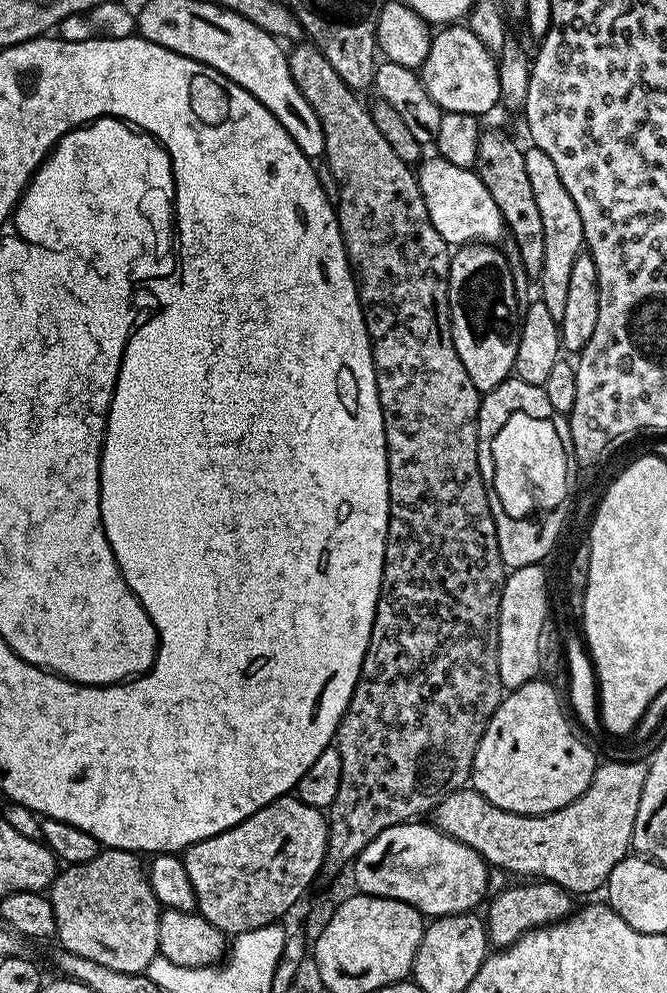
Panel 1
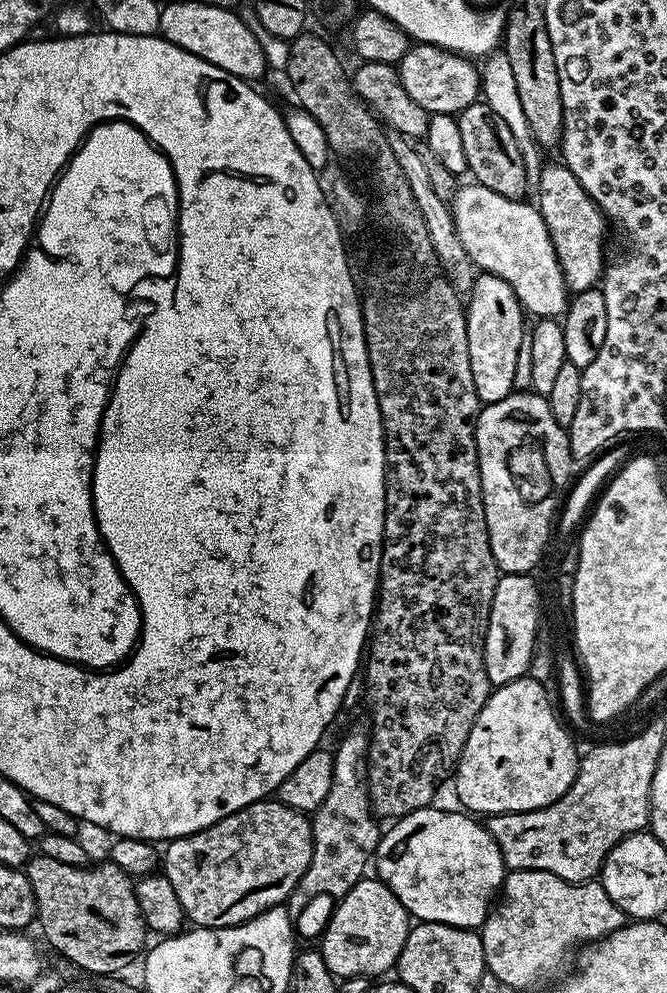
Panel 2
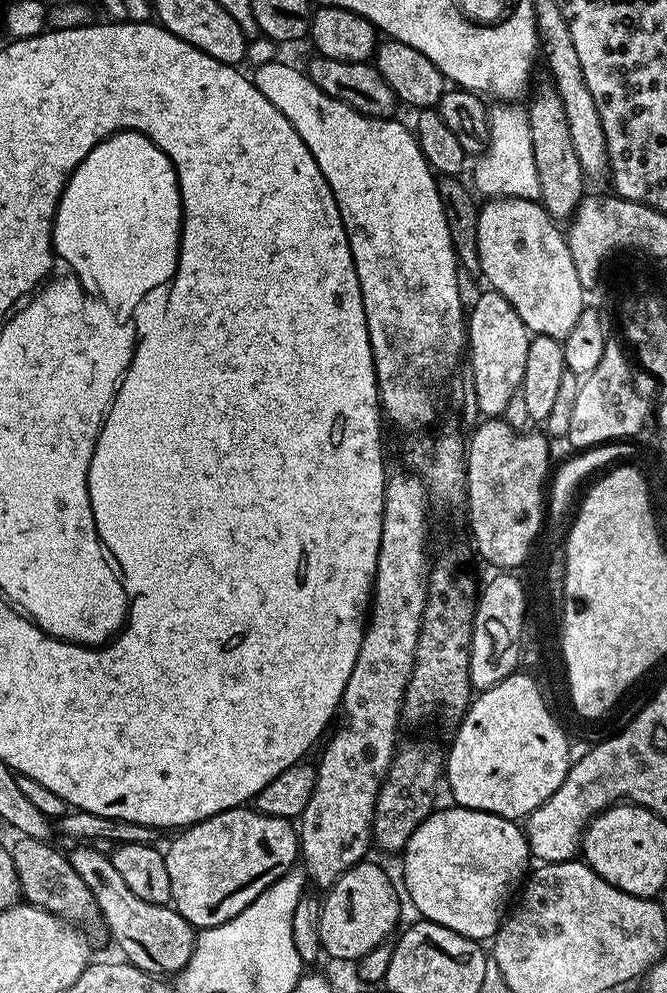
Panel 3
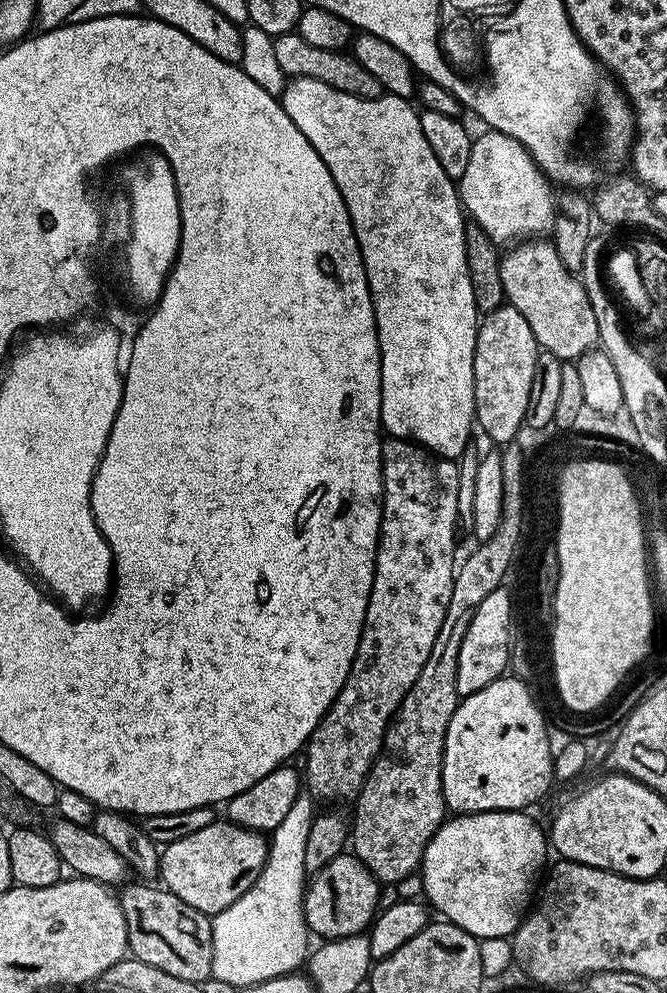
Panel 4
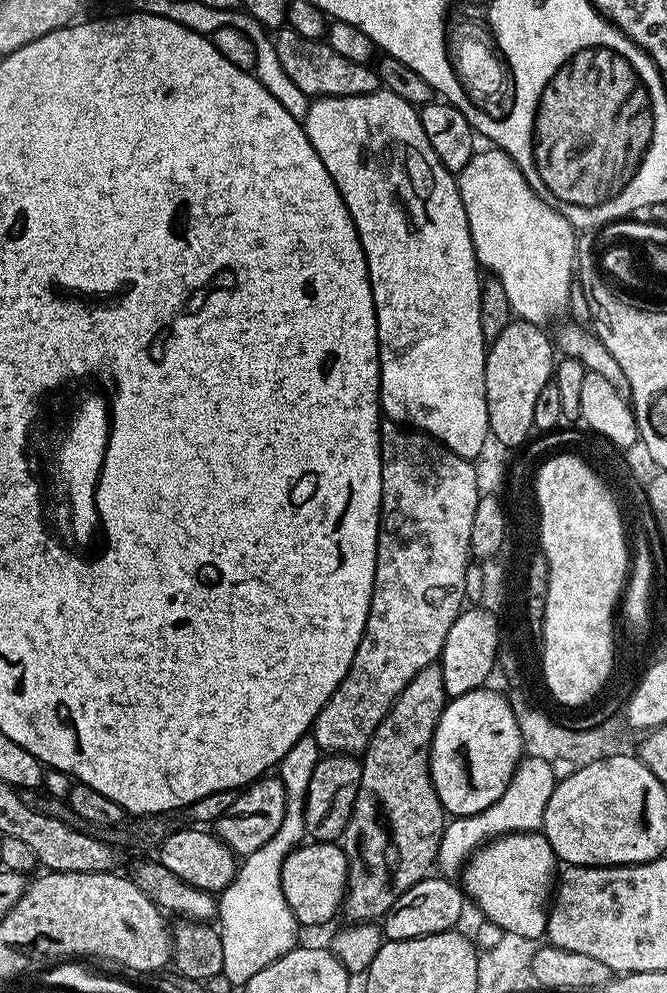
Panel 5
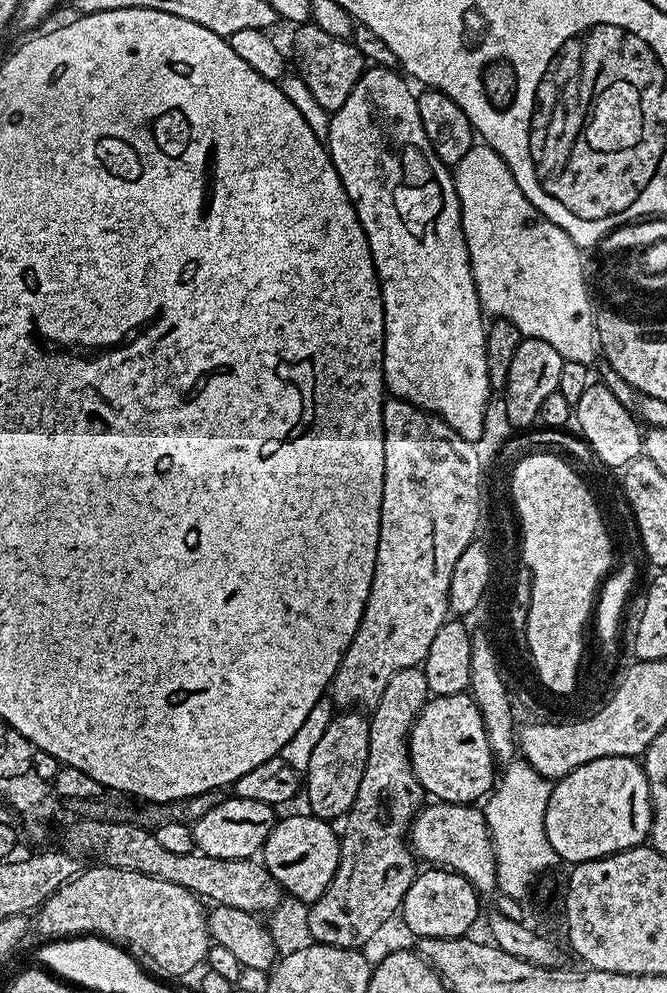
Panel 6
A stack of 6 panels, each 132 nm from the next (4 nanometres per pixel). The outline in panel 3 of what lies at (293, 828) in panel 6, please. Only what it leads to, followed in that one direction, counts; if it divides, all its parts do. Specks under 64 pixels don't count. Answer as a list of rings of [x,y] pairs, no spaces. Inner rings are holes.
[[[361,862],[332,883],[321,906],[321,949],[336,960],[355,962],[385,943],[400,920],[400,896],[392,880],[376,864]]]

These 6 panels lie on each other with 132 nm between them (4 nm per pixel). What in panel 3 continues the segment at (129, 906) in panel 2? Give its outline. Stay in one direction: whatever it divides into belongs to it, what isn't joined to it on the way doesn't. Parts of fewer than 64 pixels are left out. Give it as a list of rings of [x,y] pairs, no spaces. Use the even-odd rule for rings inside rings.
[[[20,836],[17,844],[11,845],[14,870],[20,879],[20,890],[23,899],[30,904],[37,904],[47,912],[55,912],[61,918],[72,922],[81,922],[87,916],[97,915],[96,903],[92,900],[92,892],[78,878],[74,866],[70,866],[67,855],[56,848],[47,840],[35,840],[29,836]]]

